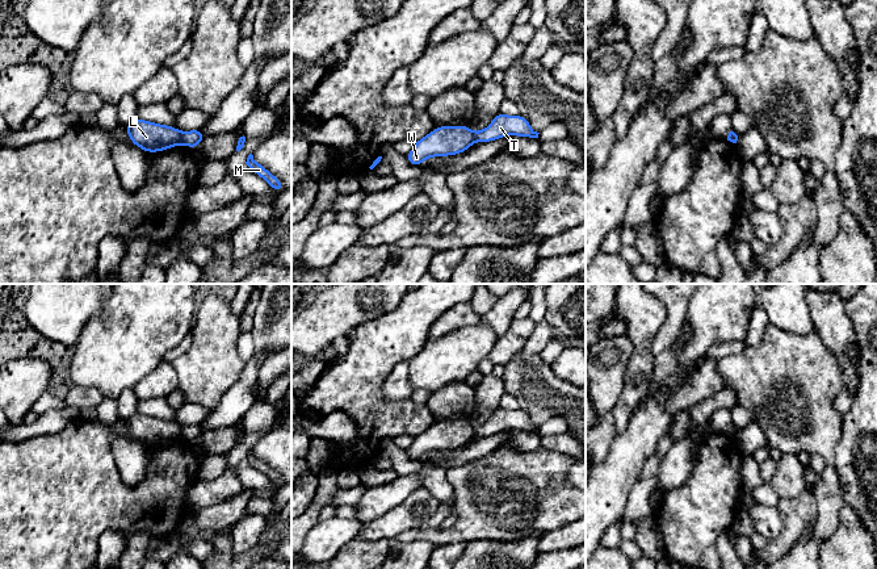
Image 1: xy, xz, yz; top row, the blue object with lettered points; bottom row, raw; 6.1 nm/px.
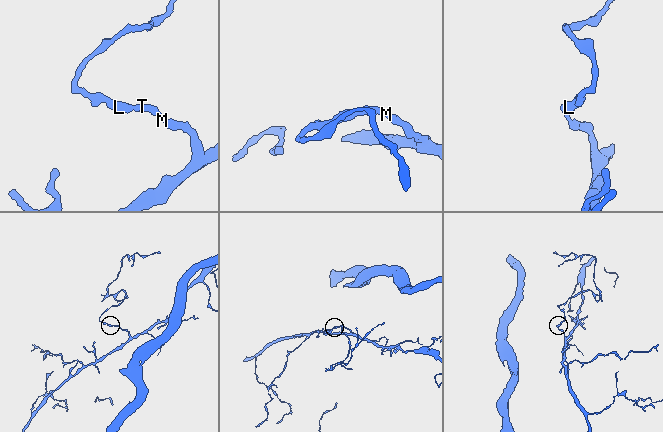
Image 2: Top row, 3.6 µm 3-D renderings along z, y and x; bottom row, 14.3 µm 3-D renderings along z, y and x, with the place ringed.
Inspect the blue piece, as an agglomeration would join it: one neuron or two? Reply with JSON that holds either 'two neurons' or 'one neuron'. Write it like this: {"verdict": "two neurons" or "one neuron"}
{"verdict": "two neurons"}

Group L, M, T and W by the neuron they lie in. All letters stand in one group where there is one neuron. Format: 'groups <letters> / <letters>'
groups L W / M T

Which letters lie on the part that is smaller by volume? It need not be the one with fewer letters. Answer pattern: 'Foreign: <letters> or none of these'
Foreign: L, W

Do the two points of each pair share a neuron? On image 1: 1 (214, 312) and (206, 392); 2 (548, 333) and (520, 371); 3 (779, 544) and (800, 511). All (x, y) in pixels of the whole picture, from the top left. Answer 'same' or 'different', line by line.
1: same
2: different
3: same

